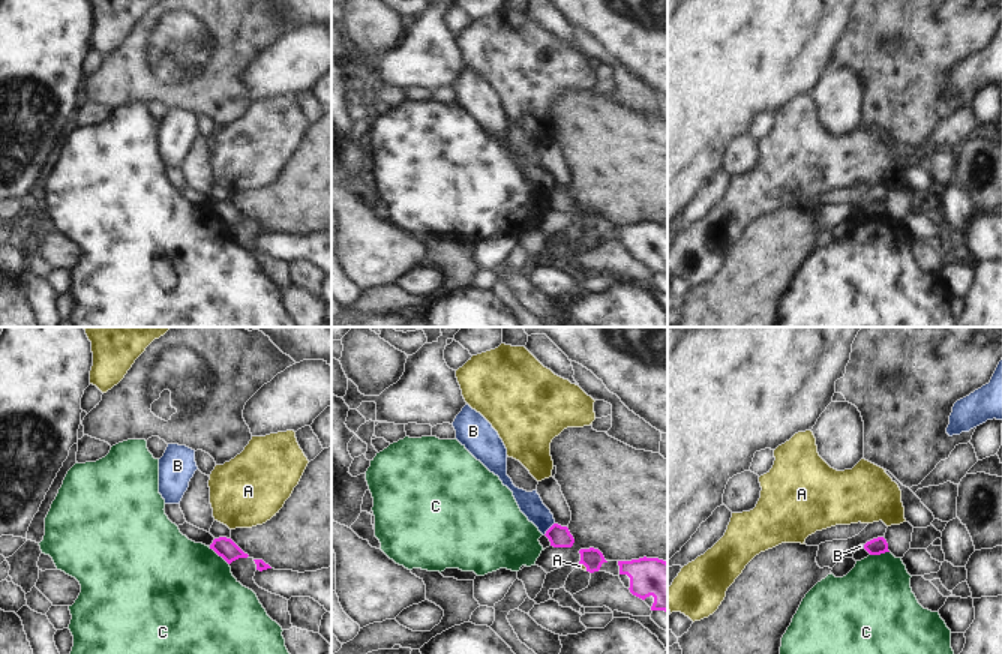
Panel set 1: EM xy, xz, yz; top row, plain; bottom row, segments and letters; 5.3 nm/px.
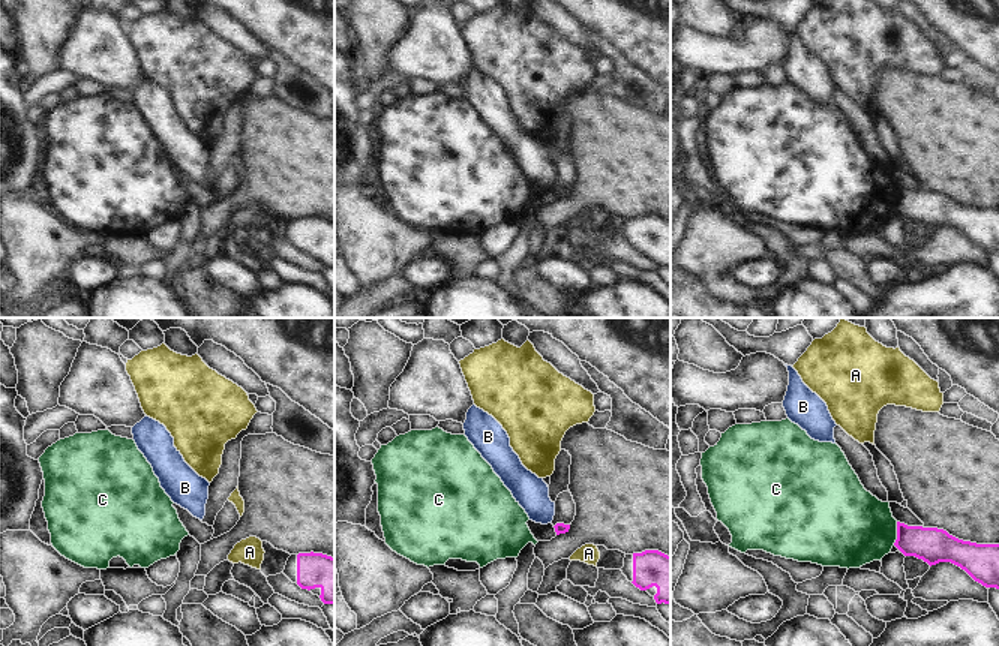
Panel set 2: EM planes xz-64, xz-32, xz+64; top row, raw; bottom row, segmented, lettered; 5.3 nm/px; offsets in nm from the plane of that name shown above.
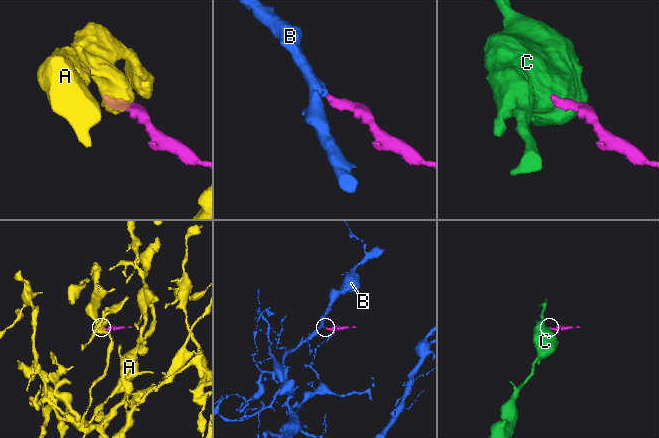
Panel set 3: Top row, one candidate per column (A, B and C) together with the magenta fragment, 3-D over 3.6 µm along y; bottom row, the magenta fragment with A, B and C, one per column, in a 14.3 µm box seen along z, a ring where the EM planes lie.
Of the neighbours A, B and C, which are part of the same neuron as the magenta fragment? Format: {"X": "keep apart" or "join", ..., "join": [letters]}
{"A": "keep apart", "B": "keep apart", "C": "keep apart", "join": []}

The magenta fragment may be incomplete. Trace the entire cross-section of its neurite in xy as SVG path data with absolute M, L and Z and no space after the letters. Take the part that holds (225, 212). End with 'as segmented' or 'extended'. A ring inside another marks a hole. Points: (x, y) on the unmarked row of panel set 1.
M226 201L214 202L210 208L210 213L213 213L219 220L222 220L228 228L238 222L249 220L231 202Z | as segmented

